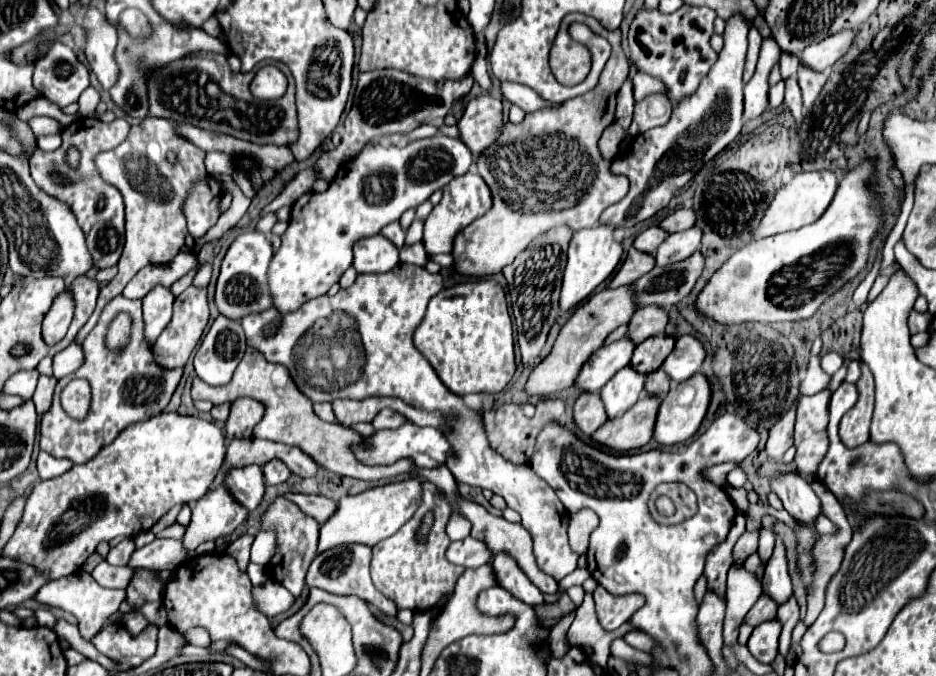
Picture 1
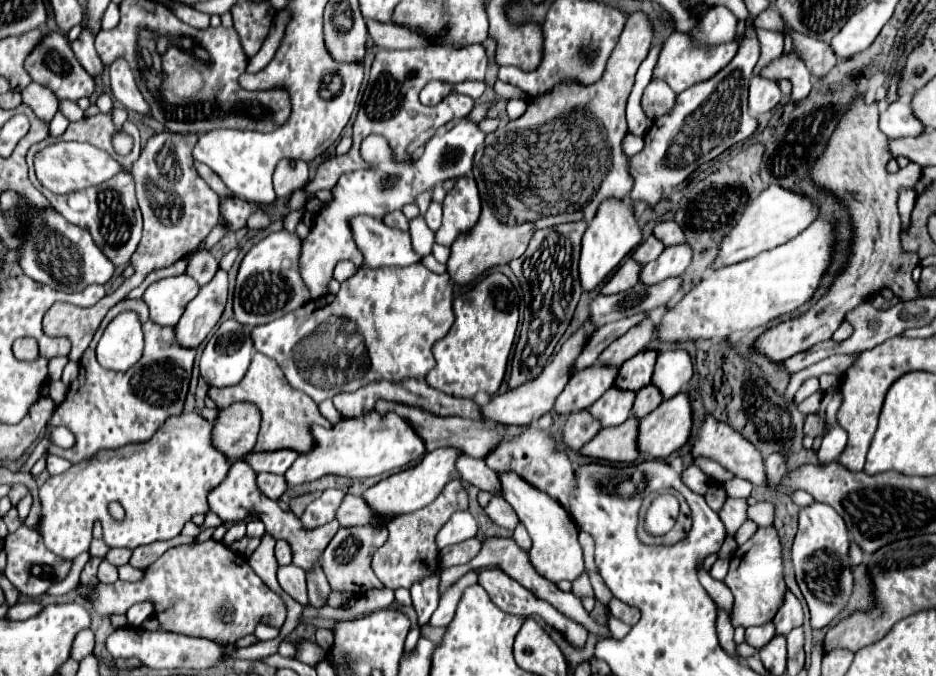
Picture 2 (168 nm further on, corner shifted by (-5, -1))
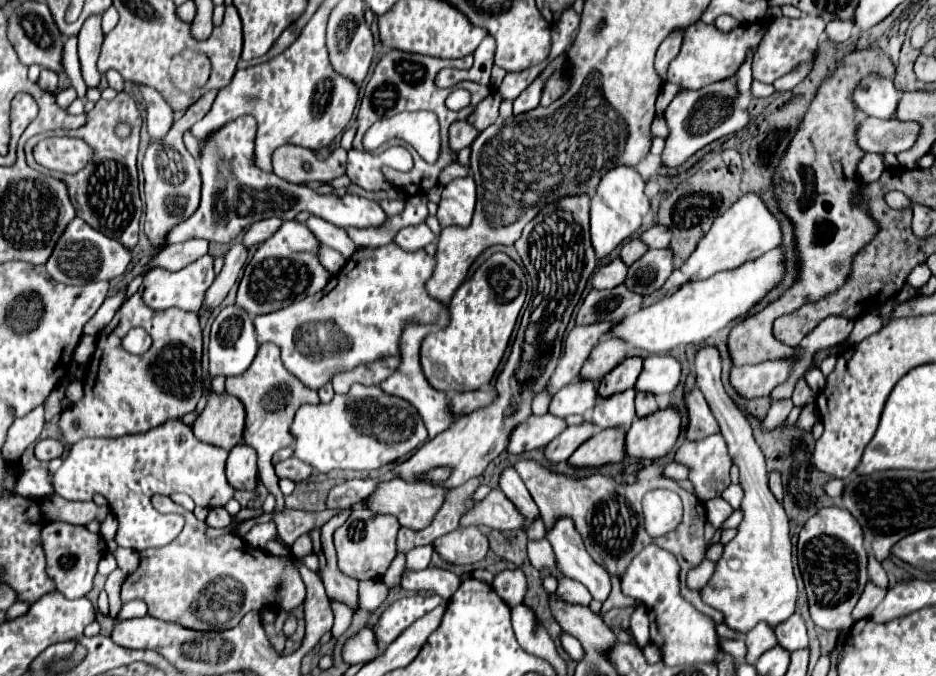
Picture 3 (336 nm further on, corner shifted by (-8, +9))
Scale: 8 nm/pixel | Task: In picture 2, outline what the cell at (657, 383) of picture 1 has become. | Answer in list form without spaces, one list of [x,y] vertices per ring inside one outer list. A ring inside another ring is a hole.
[[[655,385],[643,387],[641,391],[637,391],[637,399],[635,399],[635,405],[633,405],[635,417],[641,419],[641,417],[649,415],[661,401],[663,401],[663,397],[661,397],[661,393]]]

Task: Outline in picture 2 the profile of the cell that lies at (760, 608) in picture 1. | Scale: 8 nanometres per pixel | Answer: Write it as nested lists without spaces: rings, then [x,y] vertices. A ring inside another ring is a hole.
[[[767,621],[767,625],[749,627],[749,629],[747,629],[745,639],[747,639],[747,643],[751,643],[753,647],[761,649],[765,643],[769,643],[769,641],[771,641],[771,637],[773,637],[773,635],[775,635],[775,625],[773,625],[773,621]]]

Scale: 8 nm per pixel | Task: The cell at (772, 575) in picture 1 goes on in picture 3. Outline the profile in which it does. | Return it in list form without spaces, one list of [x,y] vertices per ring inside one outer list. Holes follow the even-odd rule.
[[[794,613],[794,615],[792,615],[788,621],[784,621],[782,625],[778,625],[774,633],[776,633],[778,645],[784,647],[788,653],[808,647],[806,625],[804,625],[804,621],[802,621],[802,617],[800,617],[798,613]]]

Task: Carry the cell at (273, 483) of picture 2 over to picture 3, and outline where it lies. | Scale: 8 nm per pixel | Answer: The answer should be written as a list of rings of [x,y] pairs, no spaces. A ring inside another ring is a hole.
[[[296,457],[280,461],[278,465],[274,465],[274,469],[278,477],[288,477],[292,481],[304,481],[312,475],[312,467],[308,467],[308,463],[300,463],[300,459]]]

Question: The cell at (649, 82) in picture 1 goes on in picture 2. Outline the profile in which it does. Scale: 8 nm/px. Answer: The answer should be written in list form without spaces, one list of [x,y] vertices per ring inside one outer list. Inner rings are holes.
[[[673,33],[669,35],[669,39],[665,41],[663,49],[661,49],[661,57],[657,59],[657,65],[653,69],[653,79],[661,79],[665,81],[675,93],[681,93],[685,89],[689,89],[691,85],[705,81],[709,77],[713,77],[719,69],[723,69],[737,53],[737,43],[729,41],[717,47],[693,47],[691,41],[683,35],[683,33]]]

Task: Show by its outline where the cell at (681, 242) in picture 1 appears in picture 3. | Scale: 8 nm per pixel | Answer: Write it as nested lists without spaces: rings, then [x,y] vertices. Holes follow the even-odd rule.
[[[670,249],[646,251],[634,265],[628,267],[624,285],[642,297],[648,297],[650,293],[658,291],[664,285],[664,281],[672,271],[674,259]]]

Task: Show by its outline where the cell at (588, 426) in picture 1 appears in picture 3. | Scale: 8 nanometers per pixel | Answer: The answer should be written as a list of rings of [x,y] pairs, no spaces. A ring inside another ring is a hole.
[[[582,423],[582,425],[572,425],[568,431],[558,435],[550,445],[546,445],[544,455],[552,463],[562,463],[568,461],[568,457],[588,439],[594,435],[594,425],[592,423]]]

